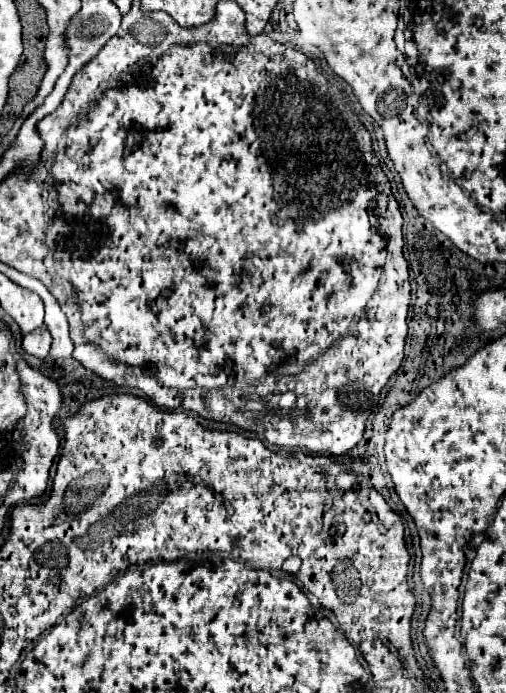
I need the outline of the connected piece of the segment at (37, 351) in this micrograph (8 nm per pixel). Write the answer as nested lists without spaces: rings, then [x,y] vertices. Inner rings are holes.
[[[45,326],[33,330],[23,338],[23,350],[35,358],[45,358],[51,348],[51,334]]]

